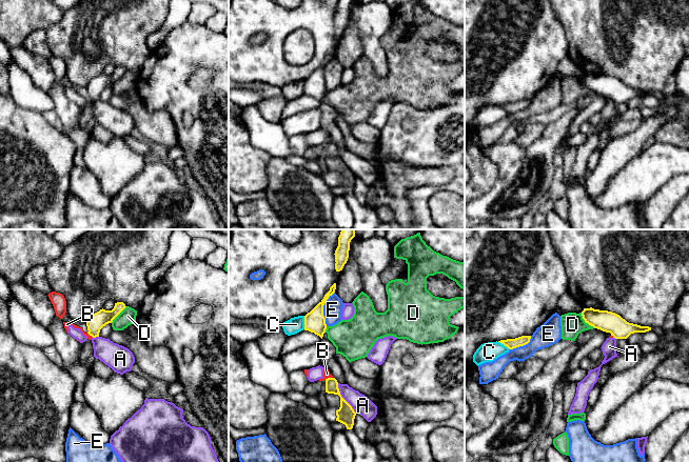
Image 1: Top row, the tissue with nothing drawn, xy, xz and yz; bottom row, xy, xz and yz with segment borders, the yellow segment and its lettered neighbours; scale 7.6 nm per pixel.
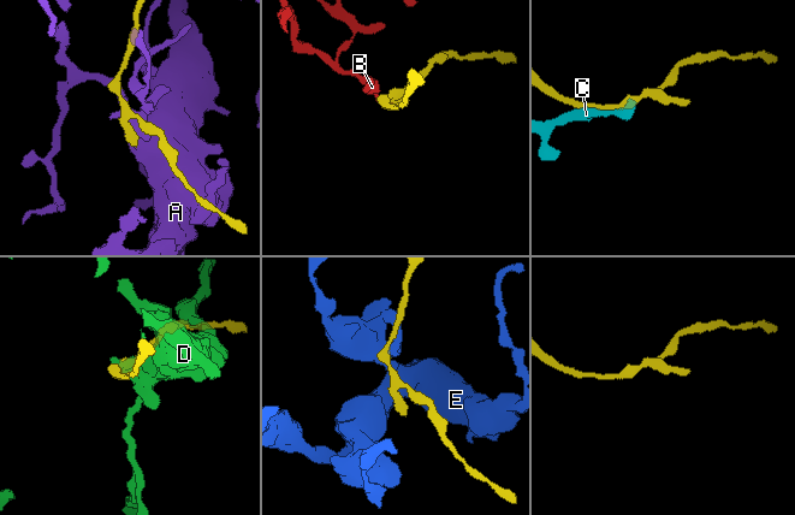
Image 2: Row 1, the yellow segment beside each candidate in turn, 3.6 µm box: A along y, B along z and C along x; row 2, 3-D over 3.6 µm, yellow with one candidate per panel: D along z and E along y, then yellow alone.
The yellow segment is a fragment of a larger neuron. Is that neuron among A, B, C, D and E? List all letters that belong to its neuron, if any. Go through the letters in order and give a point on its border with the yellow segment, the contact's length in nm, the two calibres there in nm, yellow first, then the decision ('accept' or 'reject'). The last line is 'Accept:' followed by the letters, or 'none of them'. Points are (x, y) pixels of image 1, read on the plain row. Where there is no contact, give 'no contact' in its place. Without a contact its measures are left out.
A: meets yellow in xz at (342, 162); contact 280 nm long; 140 nm thick on the yellow side, 150 nm on the other; reject
B: meets yellow in xz at (328, 142); contact 70 nm long; 100 nm thick on the yellow side, 50 nm on the other; reject
C: meets yellow in xz at (304, 86); contact 100 nm long; 160 nm thick on the yellow side, 120 nm on the other; reject
D: meets yellow in yz at (586, 86); contact 160 nm long; 160 nm thick on the yellow side, 170 nm on the other; reject
E: meets yellow in xz at (322, 74); contact 280 nm long; 160 nm thick on the yellow side, 140 nm on the other; reject
Accept: none of them

